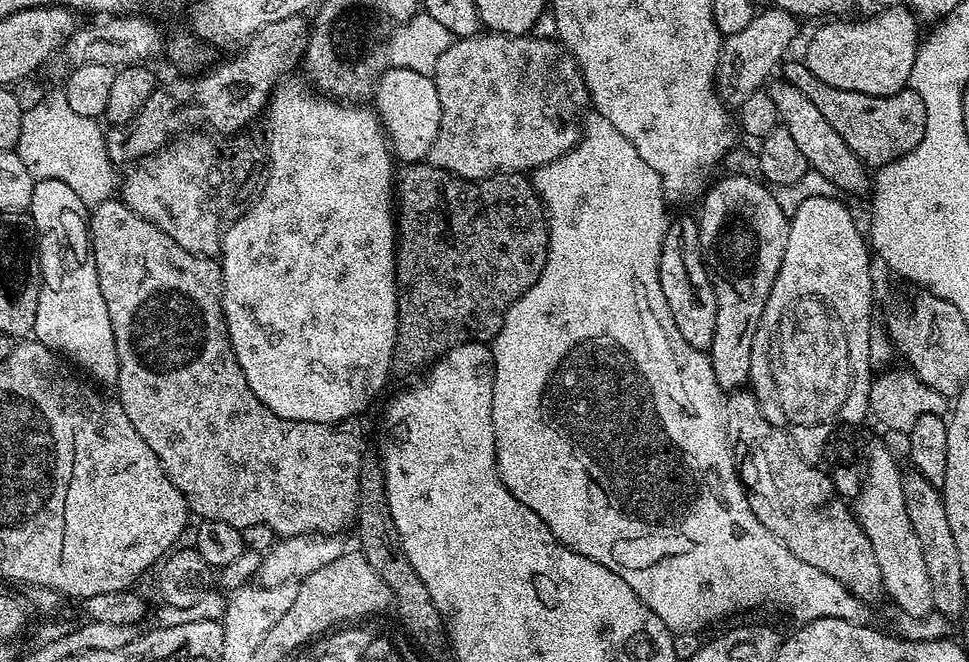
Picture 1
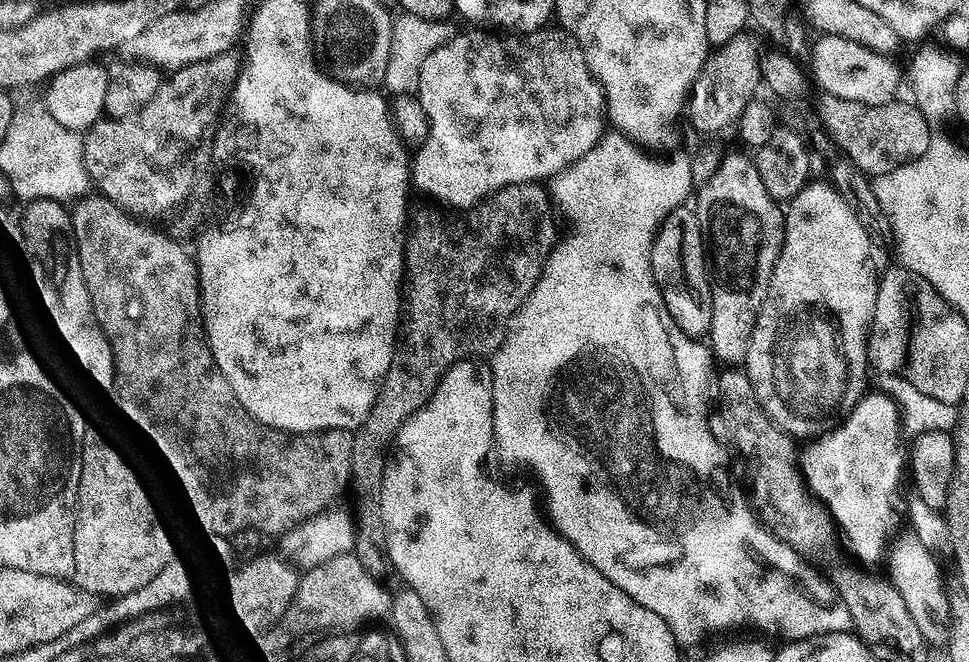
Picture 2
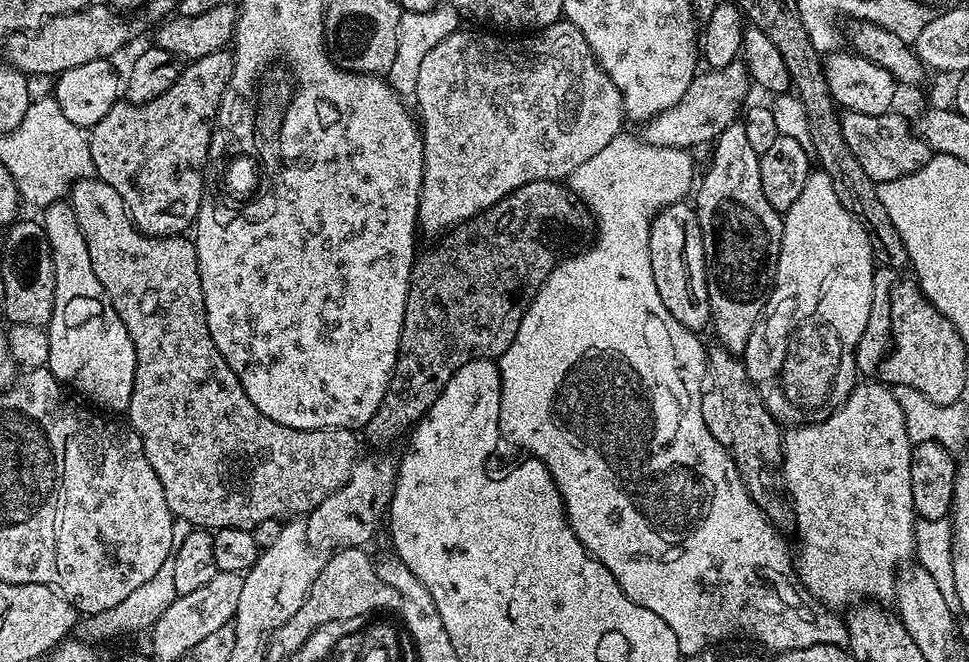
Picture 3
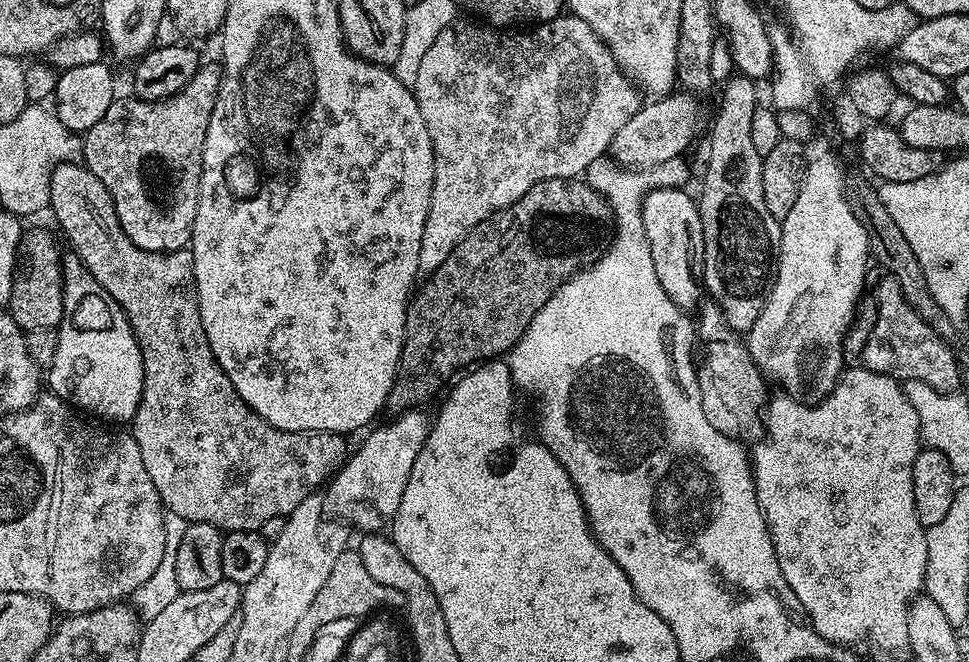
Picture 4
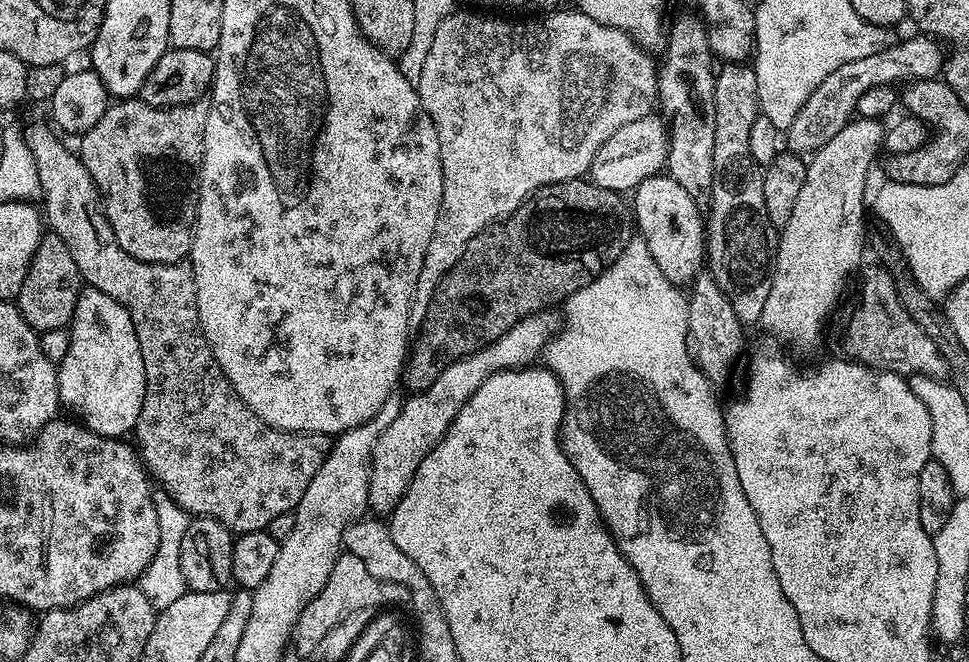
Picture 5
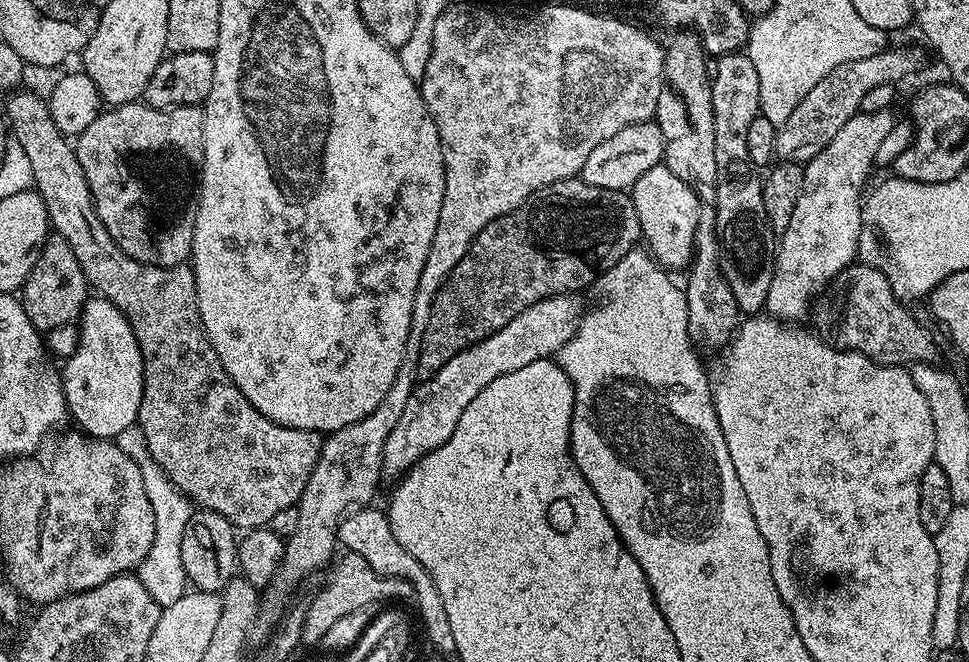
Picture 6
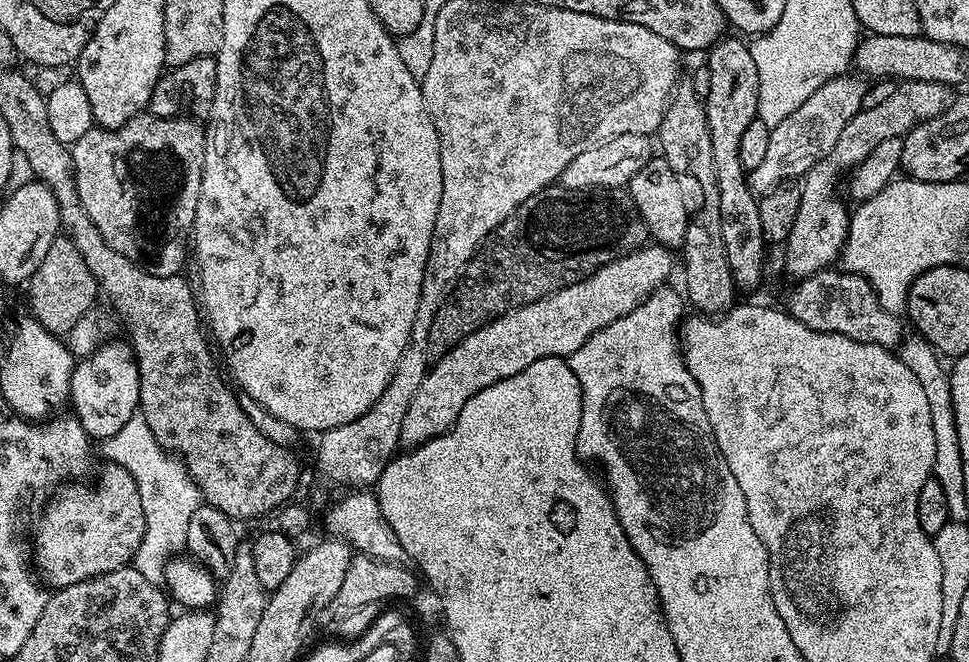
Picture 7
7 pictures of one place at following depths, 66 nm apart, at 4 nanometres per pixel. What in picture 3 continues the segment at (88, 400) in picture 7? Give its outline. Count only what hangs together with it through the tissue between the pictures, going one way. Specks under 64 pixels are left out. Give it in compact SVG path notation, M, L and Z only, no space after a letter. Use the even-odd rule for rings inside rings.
M57 203L55 210L56 216L46 217L42 228L50 242L55 270L55 309L52 312L51 322L46 328L50 342L50 358L46 361L46 366L56 380L71 389L73 393L81 392L86 399L93 400L97 404L95 405L97 409L109 408L112 412L123 413L134 390L134 371L130 370L128 331L116 311L112 309L112 305L108 303L102 282L98 282L98 274L94 274L94 266L90 266L90 252L86 250L82 230L78 230L78 218L74 218L71 203Z

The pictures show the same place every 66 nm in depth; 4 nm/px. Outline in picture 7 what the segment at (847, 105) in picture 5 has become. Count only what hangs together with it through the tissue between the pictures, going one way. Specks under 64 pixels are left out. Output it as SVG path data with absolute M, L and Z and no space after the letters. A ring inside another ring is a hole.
M841 74L818 86L818 90L814 90L790 118L771 128L770 147L766 149L763 162L748 173L748 184L753 192L763 194L779 184L802 178L820 160L825 160L830 150L834 150L834 142L838 142L842 130L846 130L846 122L860 112L868 90L869 85L856 74Z

